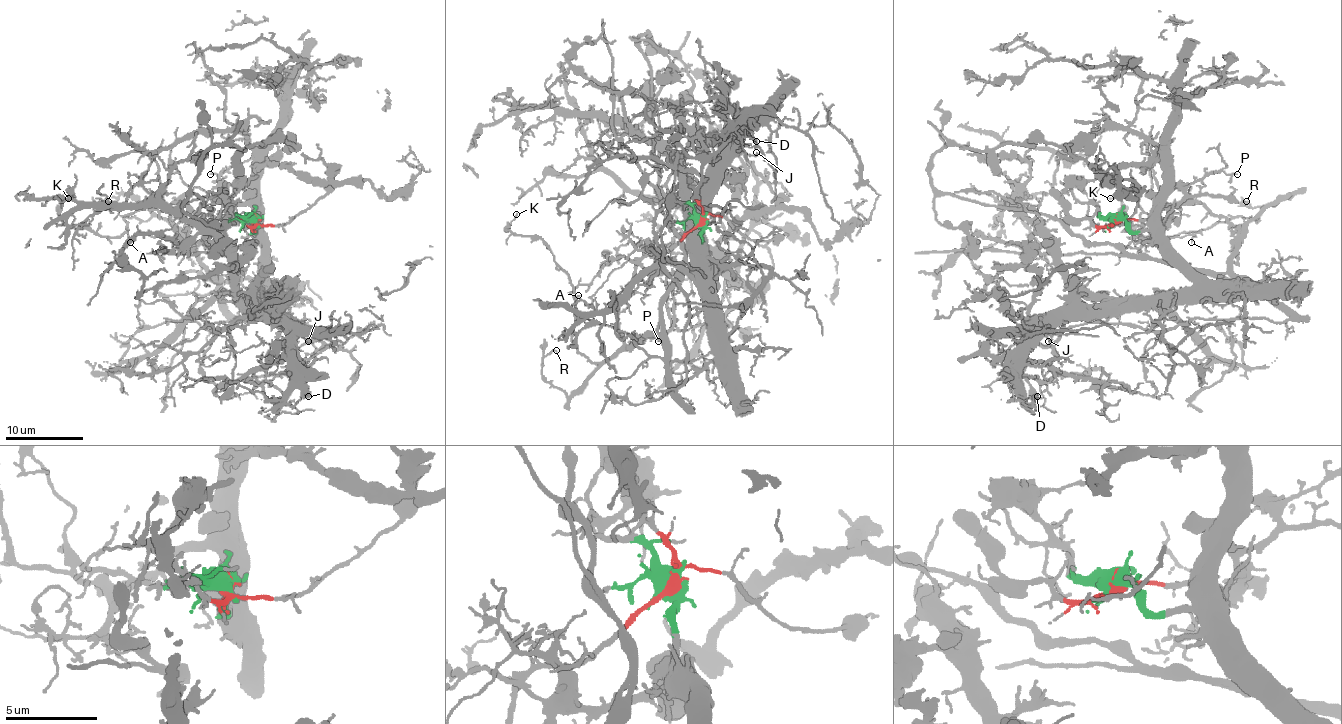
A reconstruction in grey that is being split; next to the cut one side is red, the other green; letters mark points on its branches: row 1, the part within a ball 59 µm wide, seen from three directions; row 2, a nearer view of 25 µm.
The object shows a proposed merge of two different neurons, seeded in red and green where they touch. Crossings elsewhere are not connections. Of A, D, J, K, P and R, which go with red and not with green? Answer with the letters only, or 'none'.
A, K, R

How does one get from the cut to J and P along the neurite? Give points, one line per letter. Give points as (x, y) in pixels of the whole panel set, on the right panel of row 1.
J: (1117, 220), (1133, 231), (1148, 231), (1193, 284), (1137, 297), (1110, 311), (1069, 311), (1048, 330), (1048, 342)
P: (1117, 220), (1123, 220), (1133, 231), (1142, 231), (1158, 204), (1173, 204), (1206, 175), (1237, 173)

